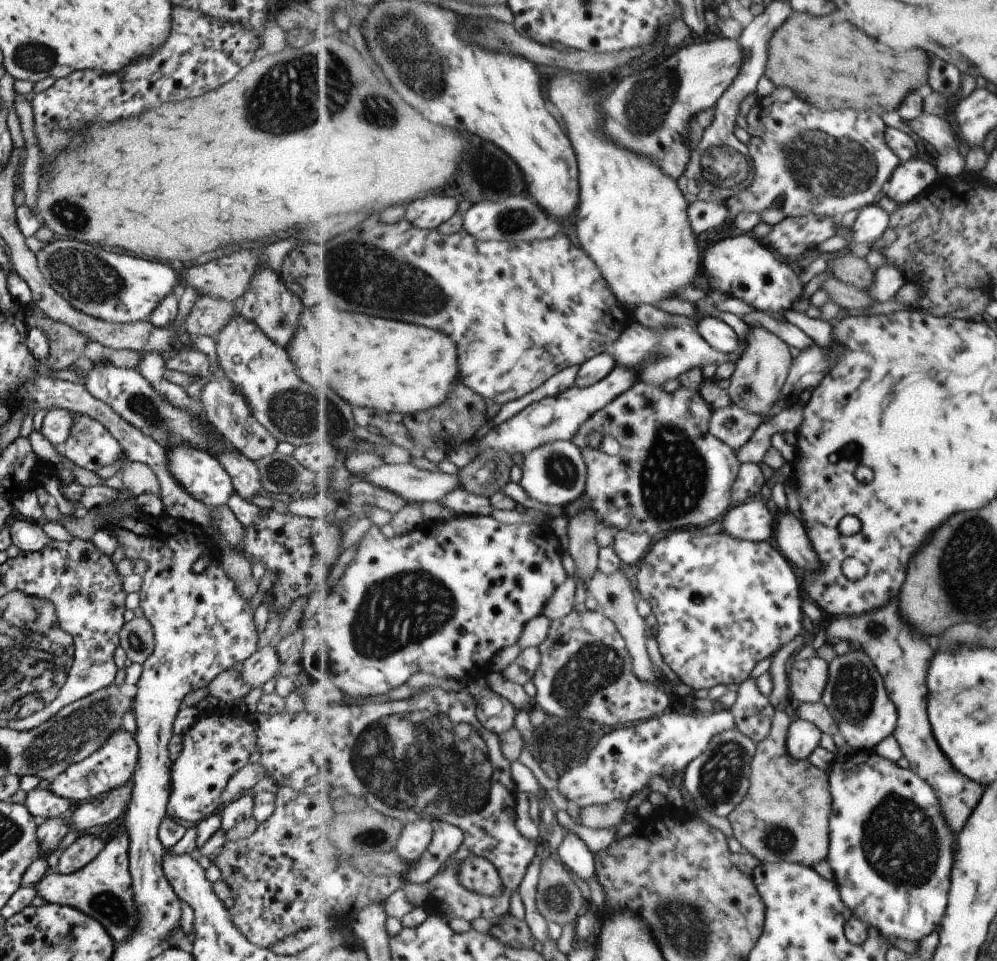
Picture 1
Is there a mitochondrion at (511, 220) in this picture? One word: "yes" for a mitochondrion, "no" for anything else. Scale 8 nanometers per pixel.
yes

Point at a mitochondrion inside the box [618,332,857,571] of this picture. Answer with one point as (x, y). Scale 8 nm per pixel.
(668, 492)

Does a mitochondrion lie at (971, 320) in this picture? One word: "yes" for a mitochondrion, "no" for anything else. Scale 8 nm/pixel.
no

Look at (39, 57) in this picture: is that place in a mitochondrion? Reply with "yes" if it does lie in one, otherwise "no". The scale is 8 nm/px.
yes

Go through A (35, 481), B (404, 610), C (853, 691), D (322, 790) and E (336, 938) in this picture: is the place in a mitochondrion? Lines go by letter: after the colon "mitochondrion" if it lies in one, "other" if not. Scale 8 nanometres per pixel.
A: other
B: mitochondrion
C: mitochondrion
D: other
E: other

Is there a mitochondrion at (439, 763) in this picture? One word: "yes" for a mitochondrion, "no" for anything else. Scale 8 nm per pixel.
yes

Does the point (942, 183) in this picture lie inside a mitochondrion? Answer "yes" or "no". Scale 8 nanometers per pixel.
no

